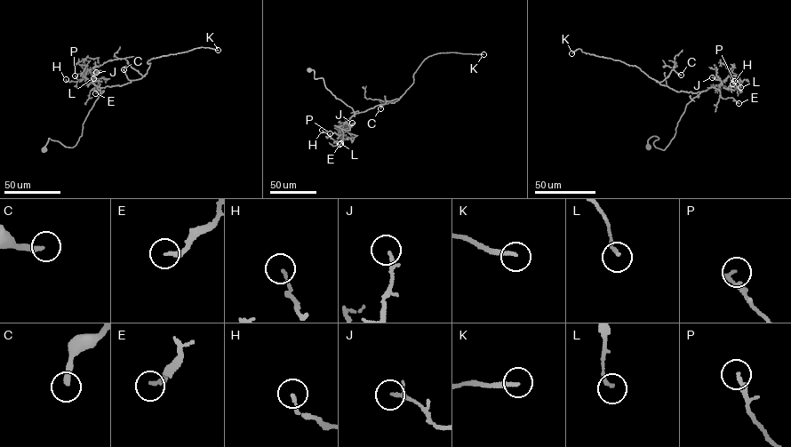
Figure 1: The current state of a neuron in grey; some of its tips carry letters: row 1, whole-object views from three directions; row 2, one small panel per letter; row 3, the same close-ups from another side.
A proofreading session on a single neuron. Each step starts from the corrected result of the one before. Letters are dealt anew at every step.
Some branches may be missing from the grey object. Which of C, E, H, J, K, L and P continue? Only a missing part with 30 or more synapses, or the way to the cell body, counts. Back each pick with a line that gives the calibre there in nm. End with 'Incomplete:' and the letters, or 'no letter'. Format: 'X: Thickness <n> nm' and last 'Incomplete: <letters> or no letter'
C: Thickness 280 nm
K: Thickness 200 nm
Incomplete: C, K

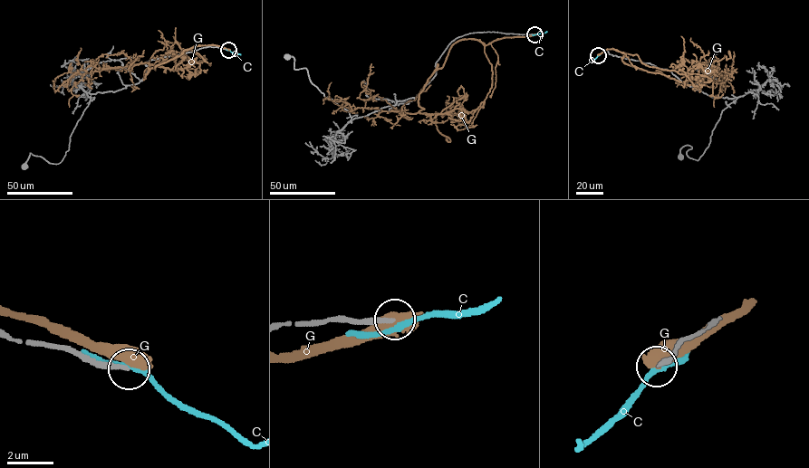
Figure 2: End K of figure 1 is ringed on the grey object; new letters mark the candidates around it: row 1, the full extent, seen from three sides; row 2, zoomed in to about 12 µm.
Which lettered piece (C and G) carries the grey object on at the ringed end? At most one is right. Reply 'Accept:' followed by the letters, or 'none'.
Accept: none

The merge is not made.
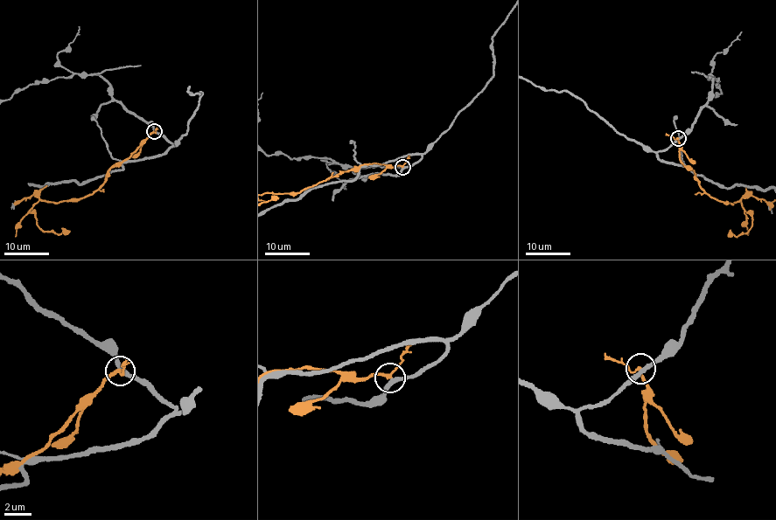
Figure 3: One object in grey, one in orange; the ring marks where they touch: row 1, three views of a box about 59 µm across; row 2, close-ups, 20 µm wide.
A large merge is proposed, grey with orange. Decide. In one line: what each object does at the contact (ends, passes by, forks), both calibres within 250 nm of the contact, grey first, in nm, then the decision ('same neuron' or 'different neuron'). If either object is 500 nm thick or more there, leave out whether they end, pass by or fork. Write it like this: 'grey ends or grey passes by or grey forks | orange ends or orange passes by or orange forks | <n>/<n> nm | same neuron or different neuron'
grey passes by | orange passes by | 300/180 nm | different neuron

